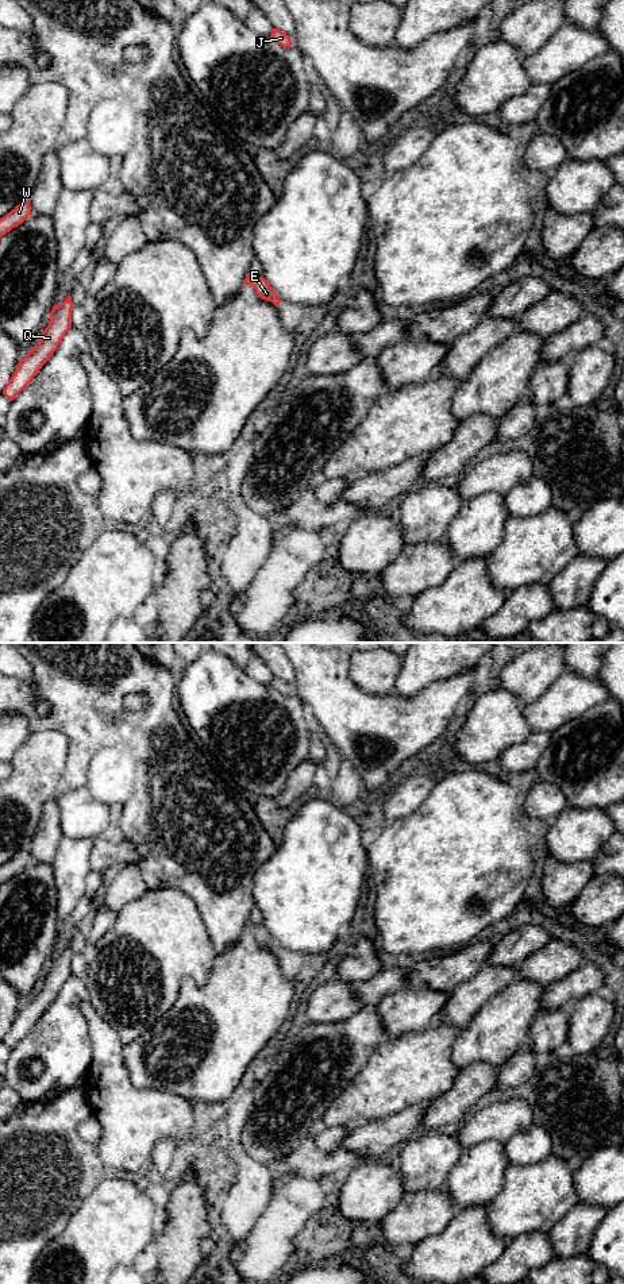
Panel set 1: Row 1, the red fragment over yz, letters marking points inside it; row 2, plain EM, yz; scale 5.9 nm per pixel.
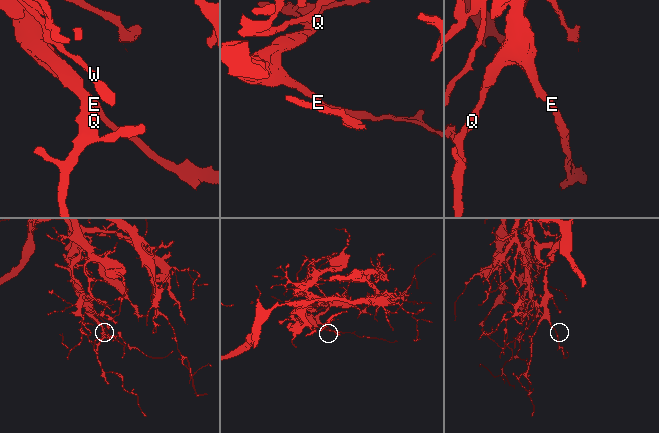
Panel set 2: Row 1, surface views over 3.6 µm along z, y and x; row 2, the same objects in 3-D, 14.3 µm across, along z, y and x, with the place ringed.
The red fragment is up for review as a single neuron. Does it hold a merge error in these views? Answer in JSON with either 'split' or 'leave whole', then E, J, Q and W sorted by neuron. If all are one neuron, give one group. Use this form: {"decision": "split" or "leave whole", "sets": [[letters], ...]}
{"decision": "leave whole", "sets": [["E", "J", "Q", "W"]]}

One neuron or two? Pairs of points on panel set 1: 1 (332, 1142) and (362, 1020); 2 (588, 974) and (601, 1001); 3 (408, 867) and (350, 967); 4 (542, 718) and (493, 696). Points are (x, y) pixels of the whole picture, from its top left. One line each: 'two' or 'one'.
1: two
2: two
3: two
4: two

